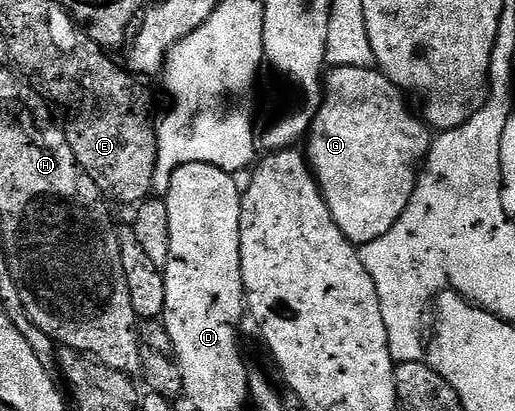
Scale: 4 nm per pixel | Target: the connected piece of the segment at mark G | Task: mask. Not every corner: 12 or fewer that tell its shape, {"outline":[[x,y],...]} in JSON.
{"outline":[[330,67],[309,167],[341,233],[383,238],[430,125],[376,67]]}

